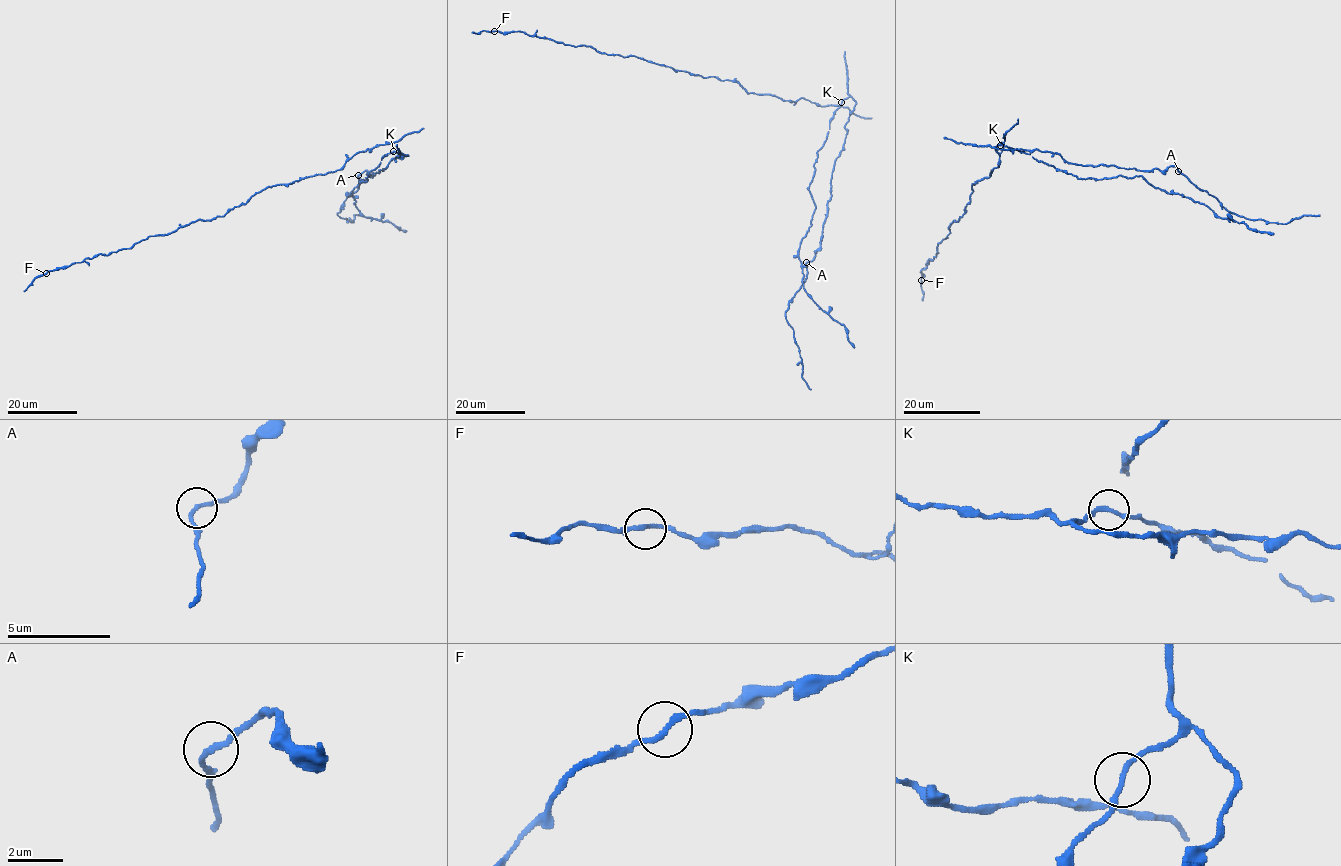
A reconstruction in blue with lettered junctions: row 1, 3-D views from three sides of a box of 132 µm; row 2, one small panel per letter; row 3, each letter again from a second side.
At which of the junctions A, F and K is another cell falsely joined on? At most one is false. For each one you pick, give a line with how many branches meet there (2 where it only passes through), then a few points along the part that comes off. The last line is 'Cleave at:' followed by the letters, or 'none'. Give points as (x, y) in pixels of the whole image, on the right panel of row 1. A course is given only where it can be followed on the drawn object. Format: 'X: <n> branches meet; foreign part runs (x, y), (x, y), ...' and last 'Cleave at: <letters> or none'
Cleave at: none

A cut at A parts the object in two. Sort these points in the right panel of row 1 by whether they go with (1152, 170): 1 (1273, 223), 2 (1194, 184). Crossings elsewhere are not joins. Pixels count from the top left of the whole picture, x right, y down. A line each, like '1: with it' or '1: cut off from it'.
1: cut off from it
2: cut off from it

